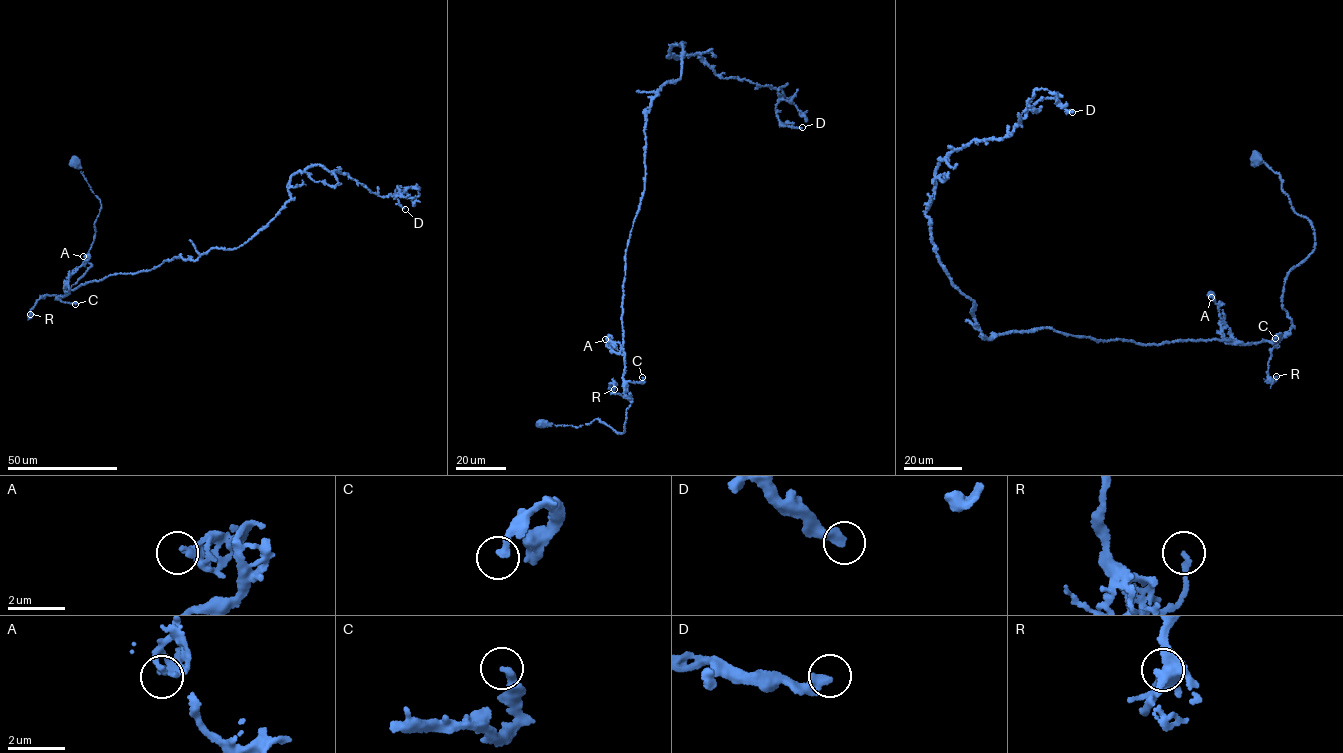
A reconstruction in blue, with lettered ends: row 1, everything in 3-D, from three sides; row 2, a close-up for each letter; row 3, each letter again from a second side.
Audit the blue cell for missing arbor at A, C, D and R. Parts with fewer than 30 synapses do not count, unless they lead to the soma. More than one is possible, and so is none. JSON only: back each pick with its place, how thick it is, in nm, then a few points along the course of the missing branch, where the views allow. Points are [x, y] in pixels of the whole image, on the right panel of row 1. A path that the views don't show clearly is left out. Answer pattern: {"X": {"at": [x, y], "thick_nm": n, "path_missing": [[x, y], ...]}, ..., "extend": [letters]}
{"extend": []}

